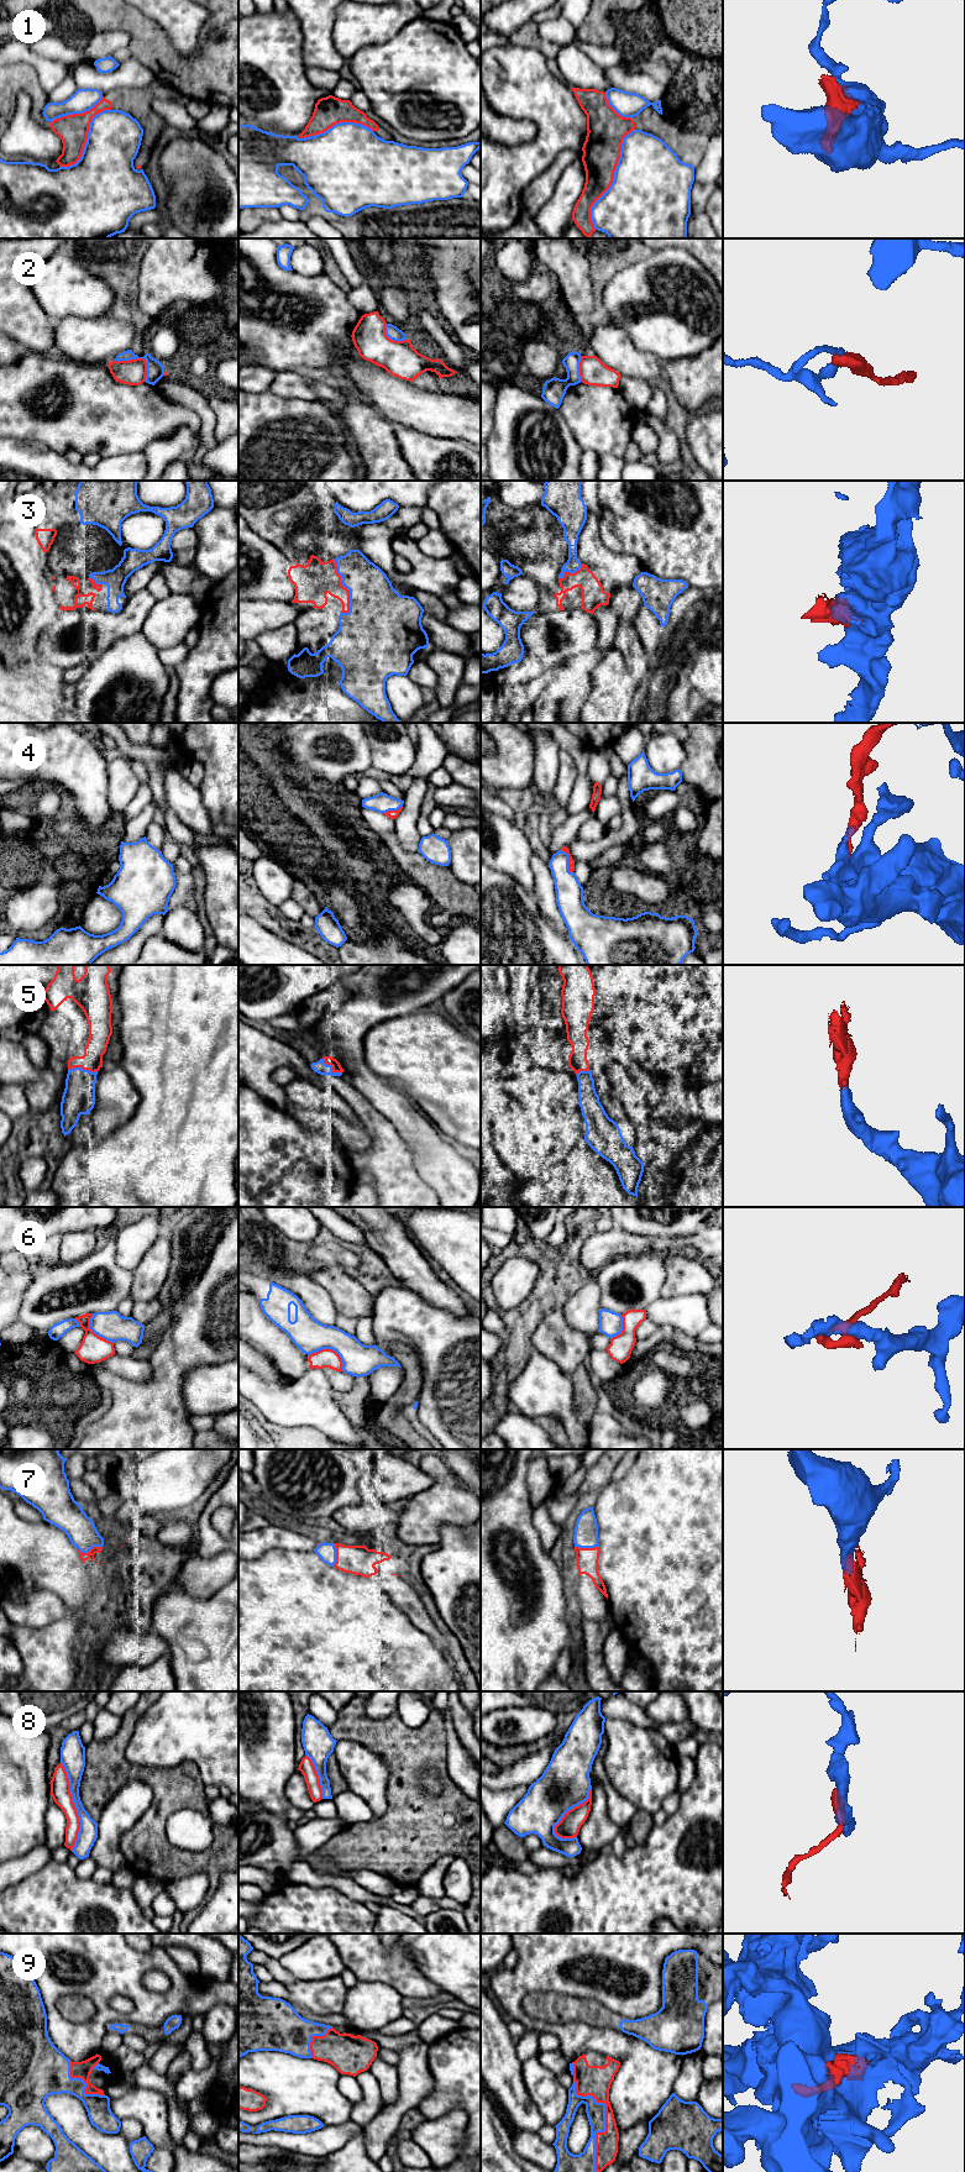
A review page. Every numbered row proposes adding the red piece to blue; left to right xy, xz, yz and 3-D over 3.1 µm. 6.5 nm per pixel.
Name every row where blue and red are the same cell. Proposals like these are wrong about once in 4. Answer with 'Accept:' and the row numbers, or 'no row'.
Accept: 3, 4, 5, 7, 8, 9

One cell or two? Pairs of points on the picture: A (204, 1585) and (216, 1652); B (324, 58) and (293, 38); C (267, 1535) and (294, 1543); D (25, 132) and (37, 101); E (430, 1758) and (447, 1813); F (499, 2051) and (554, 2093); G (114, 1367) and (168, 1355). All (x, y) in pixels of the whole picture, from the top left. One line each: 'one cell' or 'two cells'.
A: two cells
B: two cells
C: one cell
D: two cells
E: one cell
F: two cells
G: two cells

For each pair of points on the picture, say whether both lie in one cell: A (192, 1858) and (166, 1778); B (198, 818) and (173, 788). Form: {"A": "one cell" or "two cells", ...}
{"A": "one cell", "B": "one cell"}

